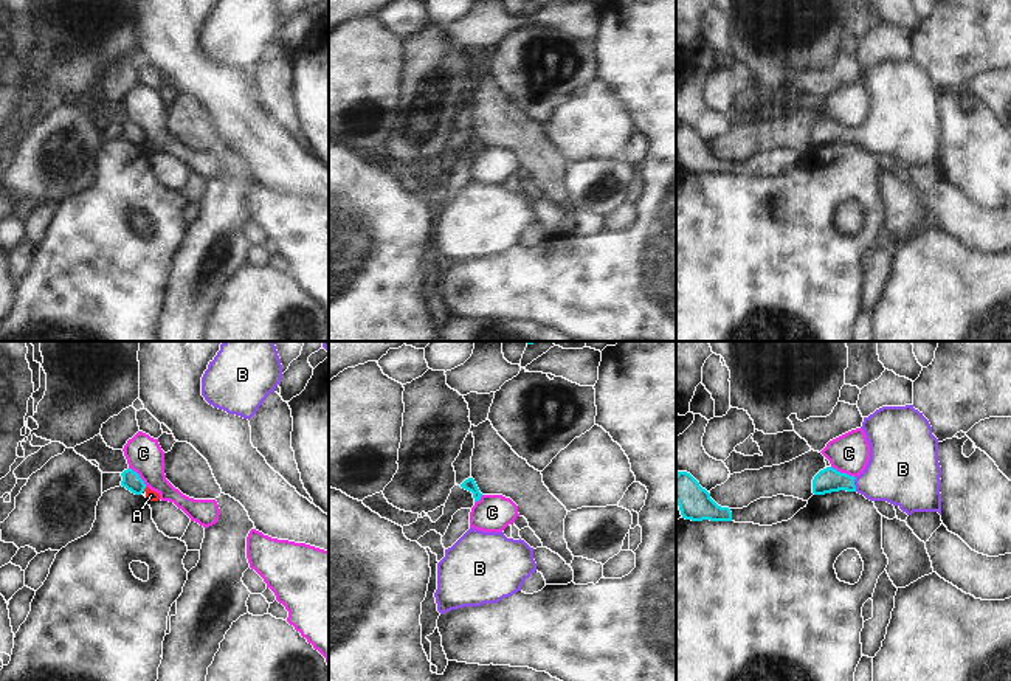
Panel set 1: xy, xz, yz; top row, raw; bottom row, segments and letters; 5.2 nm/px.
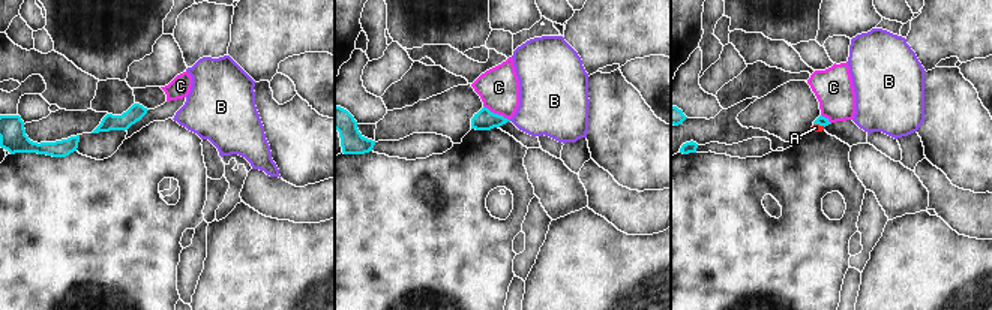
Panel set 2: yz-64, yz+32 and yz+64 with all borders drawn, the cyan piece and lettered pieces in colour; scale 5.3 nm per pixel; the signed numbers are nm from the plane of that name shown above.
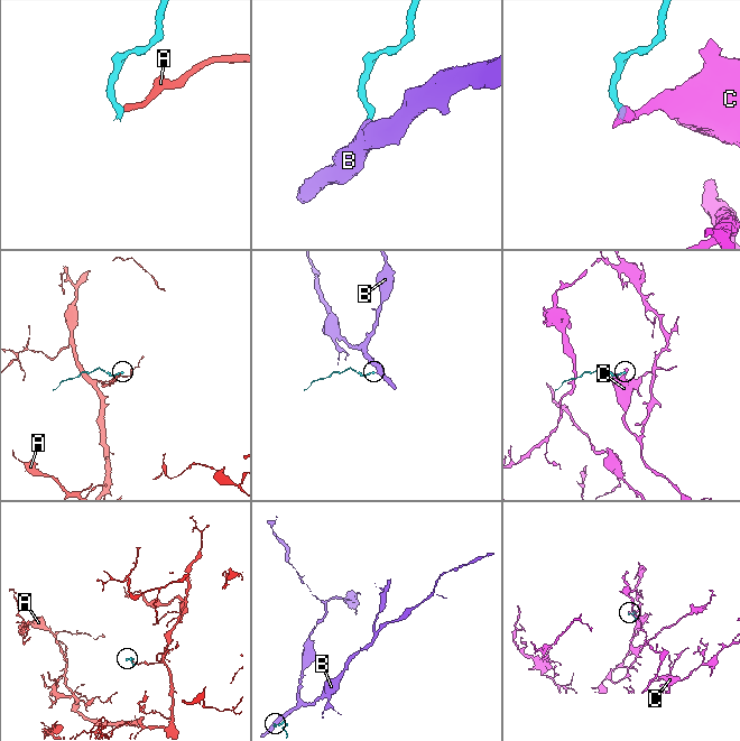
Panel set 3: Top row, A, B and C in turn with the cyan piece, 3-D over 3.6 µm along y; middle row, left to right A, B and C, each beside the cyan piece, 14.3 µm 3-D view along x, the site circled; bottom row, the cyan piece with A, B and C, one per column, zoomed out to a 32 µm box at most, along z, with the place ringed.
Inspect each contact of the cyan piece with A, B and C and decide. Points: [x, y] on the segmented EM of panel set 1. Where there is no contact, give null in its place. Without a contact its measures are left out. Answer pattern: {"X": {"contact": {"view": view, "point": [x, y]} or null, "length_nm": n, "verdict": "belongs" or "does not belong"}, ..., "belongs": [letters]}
{"A": {"contact": {"view": "xy", "point": [144, 487]}, "length_nm": 30, "verdict": "does not belong"}, "B": {"contact": {"view": "yz", "point": [853, 484]}, "length_nm": 70, "verdict": "belongs"}, "C": {"contact": {"view": "yz", "point": [844, 473]}, "length_nm": 140, "verdict": "does not belong"}, "belongs": ["B"]}

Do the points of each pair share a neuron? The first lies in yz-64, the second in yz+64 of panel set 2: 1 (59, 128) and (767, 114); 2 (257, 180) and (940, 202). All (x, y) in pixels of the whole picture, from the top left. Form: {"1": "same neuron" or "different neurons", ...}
{"1": "same neuron", "2": "same neuron"}

